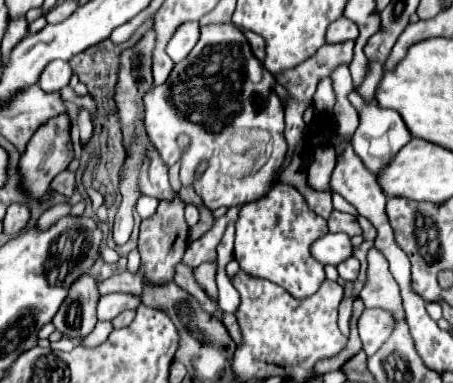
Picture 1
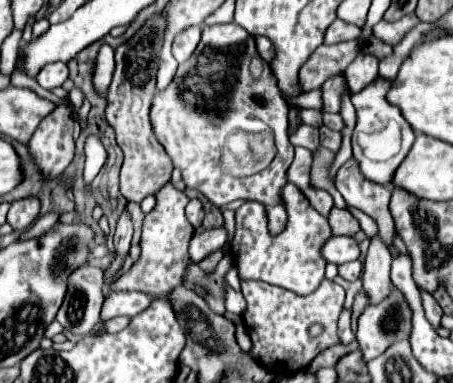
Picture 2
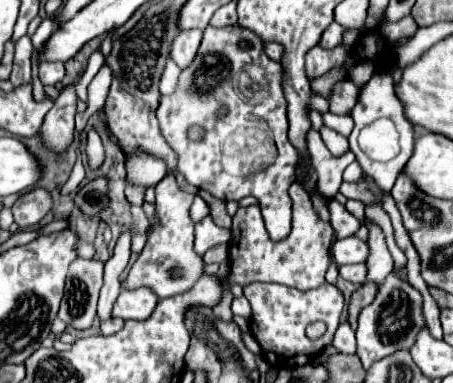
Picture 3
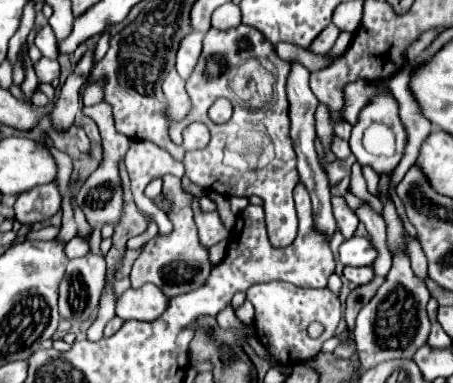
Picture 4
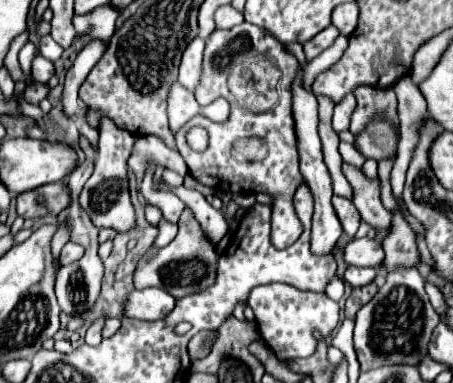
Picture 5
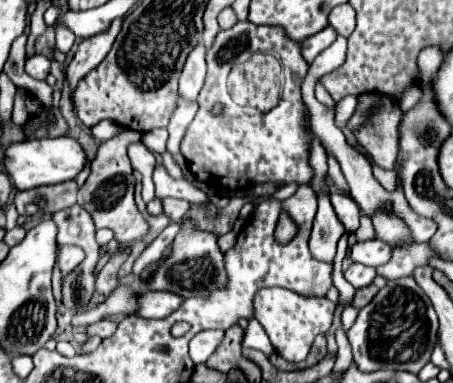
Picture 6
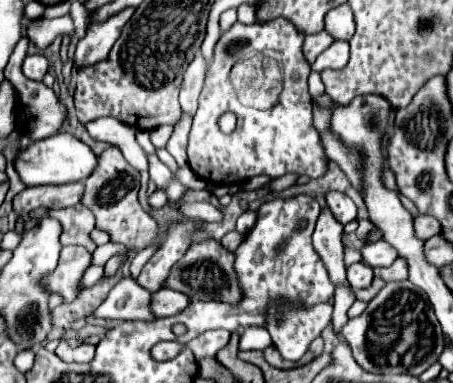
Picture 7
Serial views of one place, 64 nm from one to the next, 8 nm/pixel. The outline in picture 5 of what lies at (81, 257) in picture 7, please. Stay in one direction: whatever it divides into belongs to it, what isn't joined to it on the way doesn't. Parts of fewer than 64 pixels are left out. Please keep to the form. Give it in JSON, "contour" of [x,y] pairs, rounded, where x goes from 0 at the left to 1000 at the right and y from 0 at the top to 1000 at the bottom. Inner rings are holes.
{"contour":[[[150,632],[141,648],[137,648],[137,663],[132,663],[132,679],[137,679],[137,695],[163,684],[163,679],[177,679],[177,668],[185,668],[185,648],[168,632]]]}

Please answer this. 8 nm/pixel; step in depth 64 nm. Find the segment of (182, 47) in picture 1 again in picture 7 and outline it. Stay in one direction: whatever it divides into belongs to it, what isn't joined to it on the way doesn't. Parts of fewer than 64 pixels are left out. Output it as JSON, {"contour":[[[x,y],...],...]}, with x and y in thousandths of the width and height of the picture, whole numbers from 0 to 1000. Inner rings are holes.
{"contour":[[[437,136],[424,157],[424,167],[406,188],[406,209],[397,225],[397,272],[406,292],[428,298],[437,282],[437,251],[450,225],[450,198],[455,198],[455,157]]]}

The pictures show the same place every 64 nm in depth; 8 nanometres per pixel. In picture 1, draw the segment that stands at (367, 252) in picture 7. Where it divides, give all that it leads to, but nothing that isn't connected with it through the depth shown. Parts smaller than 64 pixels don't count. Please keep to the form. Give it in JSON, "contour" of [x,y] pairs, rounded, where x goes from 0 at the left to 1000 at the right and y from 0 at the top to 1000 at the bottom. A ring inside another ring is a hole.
{"contour":[[[720,611],[711,621],[702,621],[689,637],[689,674],[702,679],[706,689],[751,689],[755,679],[764,679],[768,668],[777,668],[777,637],[773,637],[773,616],[768,611]]]}

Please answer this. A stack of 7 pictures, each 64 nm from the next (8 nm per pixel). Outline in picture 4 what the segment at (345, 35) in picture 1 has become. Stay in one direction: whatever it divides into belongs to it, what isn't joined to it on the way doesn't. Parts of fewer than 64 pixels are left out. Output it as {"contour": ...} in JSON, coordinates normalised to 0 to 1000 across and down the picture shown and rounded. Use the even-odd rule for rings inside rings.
{"contour":[[[737,63],[720,68],[720,73],[711,78],[711,89],[689,110],[684,131],[689,131],[689,136],[702,136],[702,141],[728,136],[733,120],[737,120],[737,110],[742,110],[742,99],[746,99],[746,89],[751,89],[751,78],[746,78]]]}

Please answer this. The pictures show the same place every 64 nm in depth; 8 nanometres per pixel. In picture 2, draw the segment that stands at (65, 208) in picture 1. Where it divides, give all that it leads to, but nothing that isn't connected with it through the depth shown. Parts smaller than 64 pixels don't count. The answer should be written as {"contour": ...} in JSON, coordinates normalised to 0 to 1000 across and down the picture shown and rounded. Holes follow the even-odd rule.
{"contour":[[[106,554],[106,559],[97,559],[97,564],[88,564],[44,621],[49,627],[57,627],[57,621],[84,621],[84,616],[93,616],[93,611],[102,611],[124,580],[128,580],[128,569],[132,569],[132,559],[128,554]]]}

